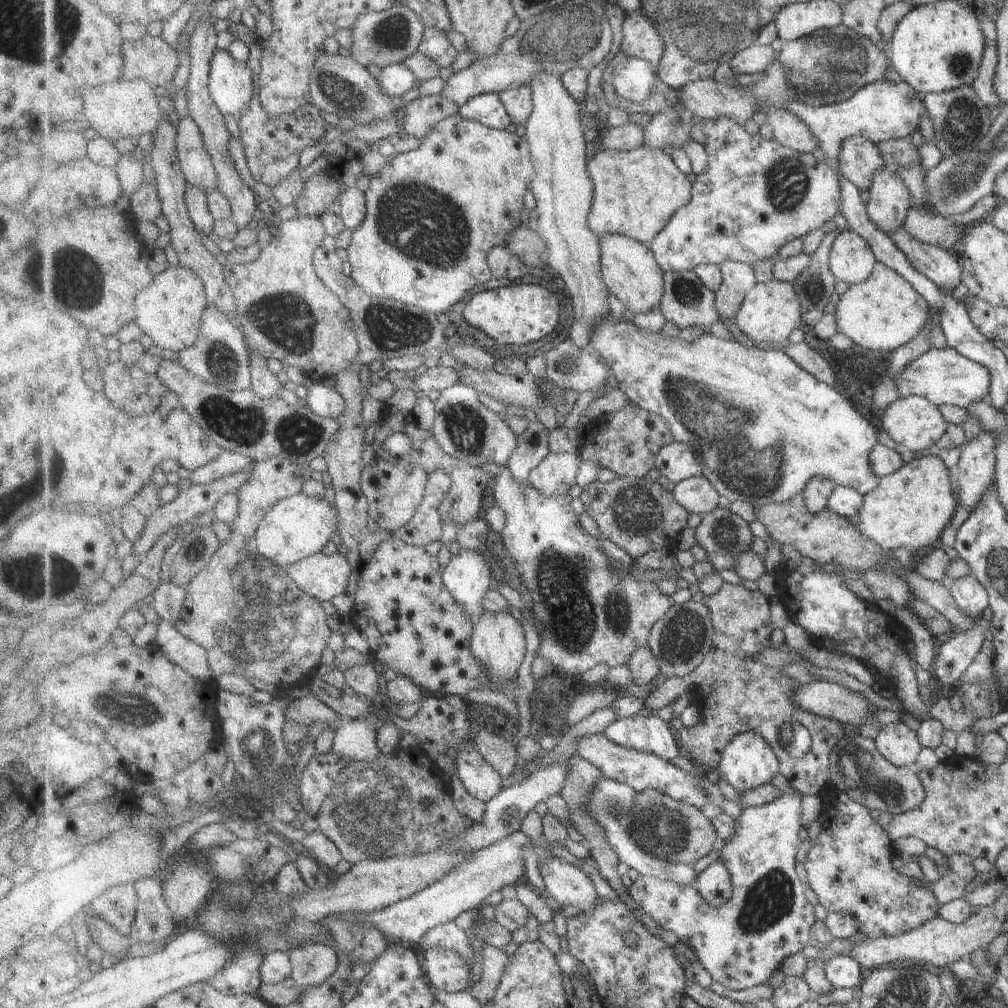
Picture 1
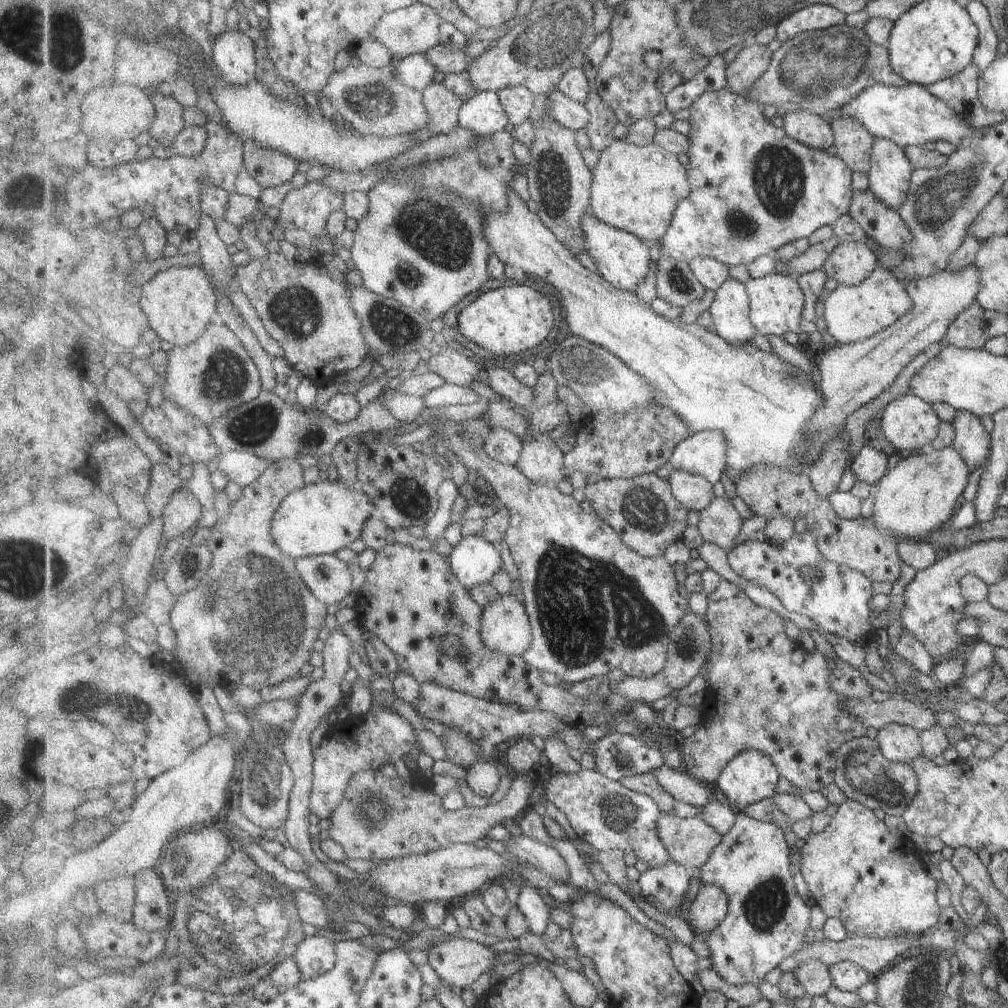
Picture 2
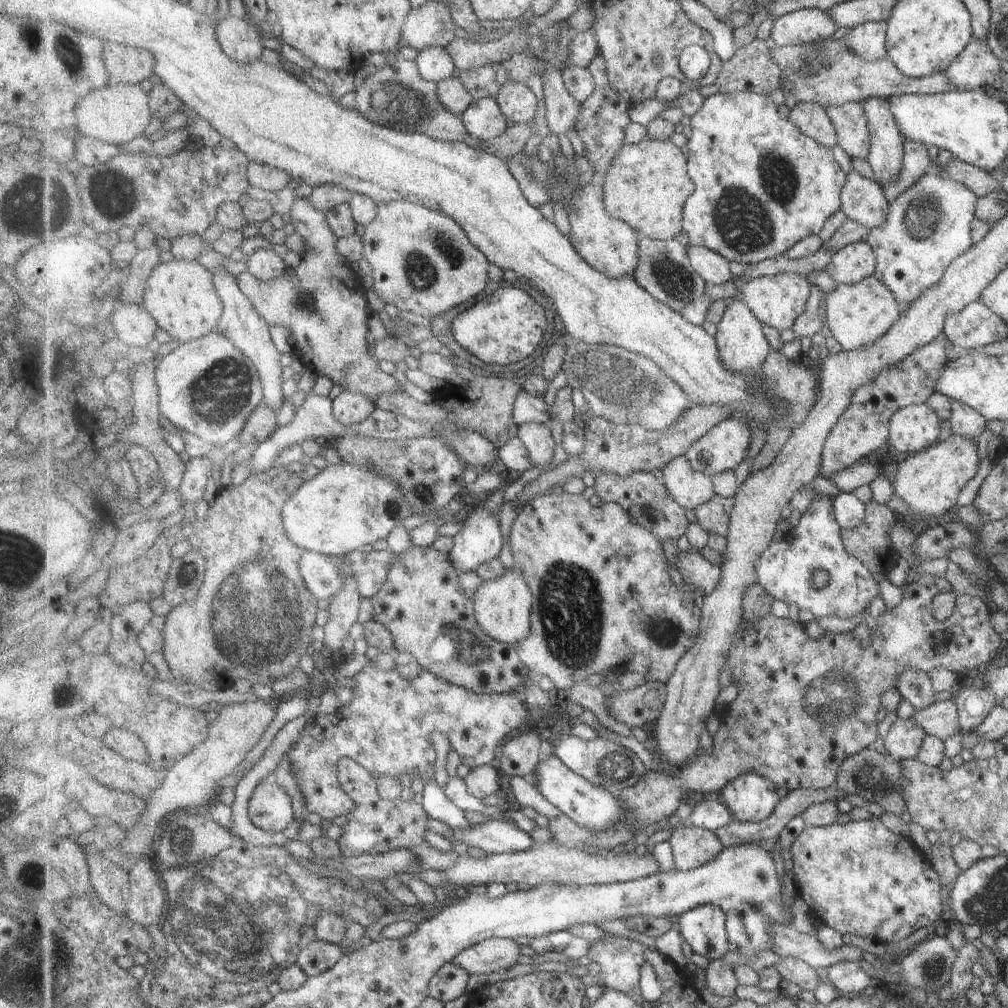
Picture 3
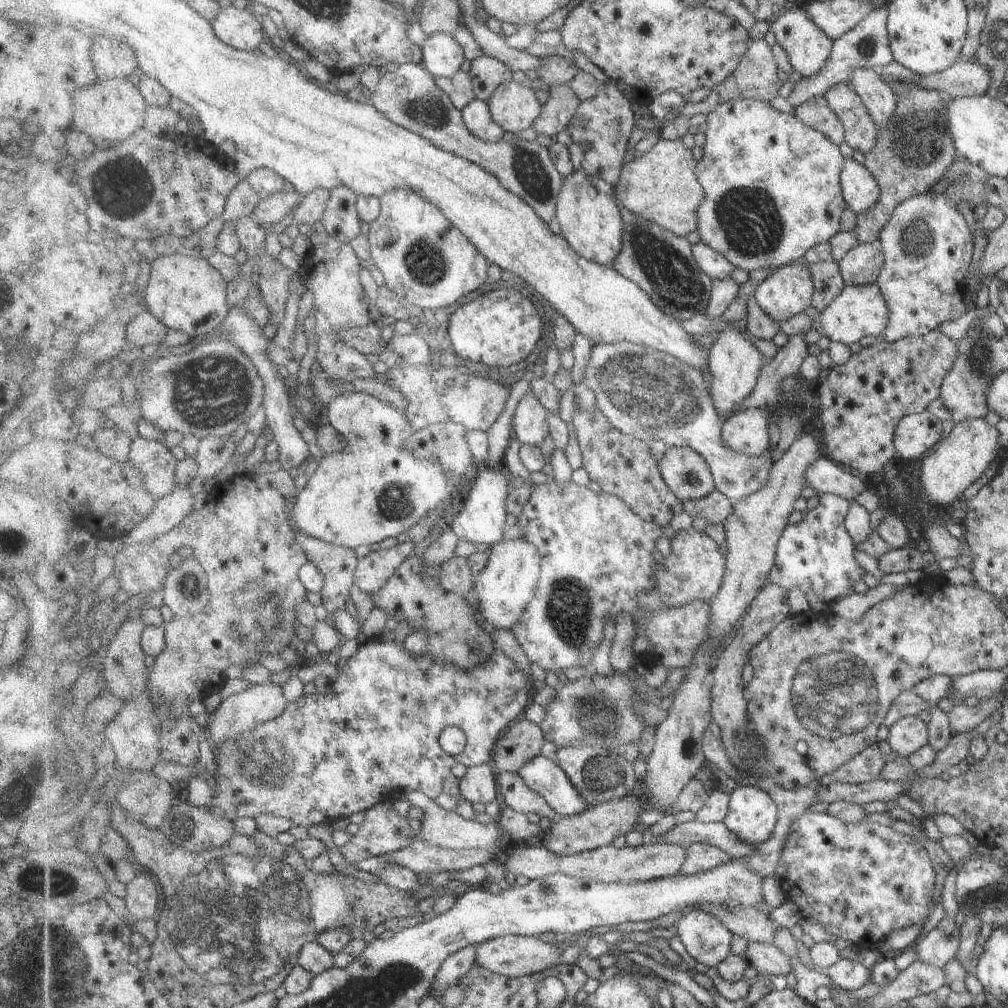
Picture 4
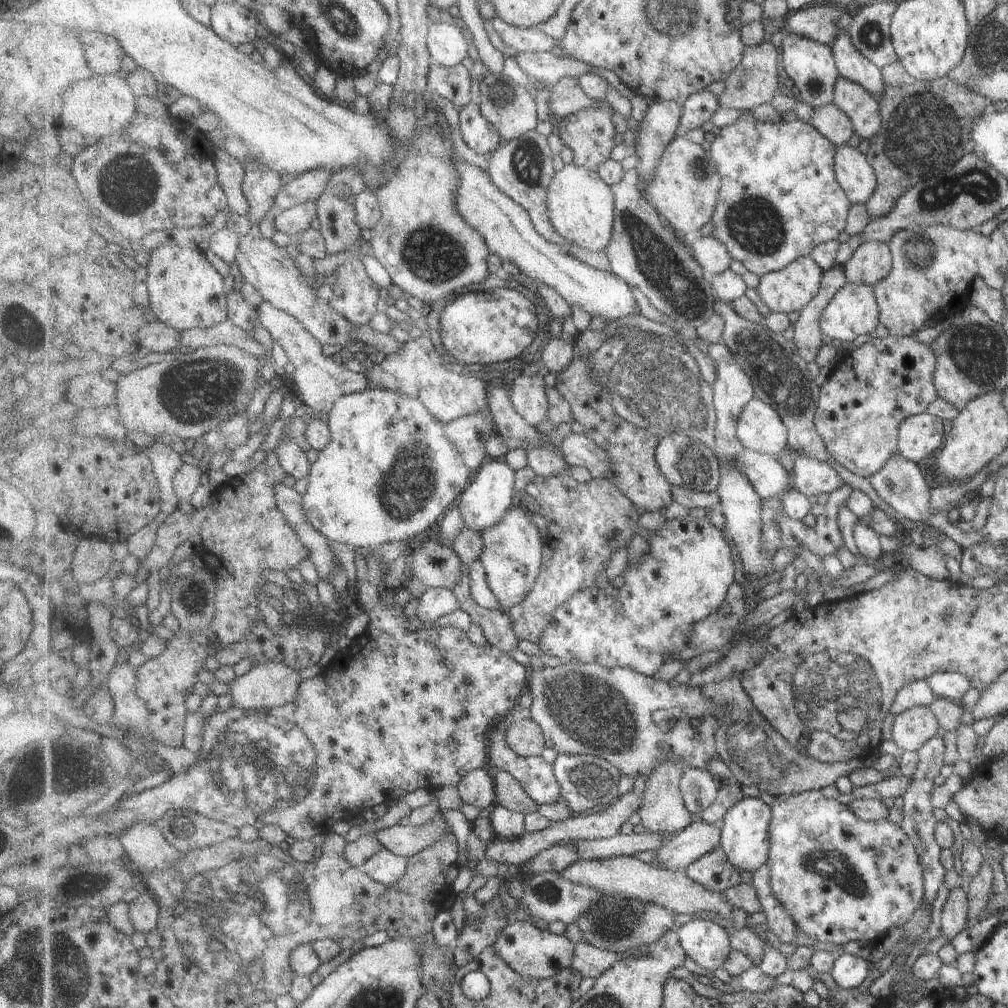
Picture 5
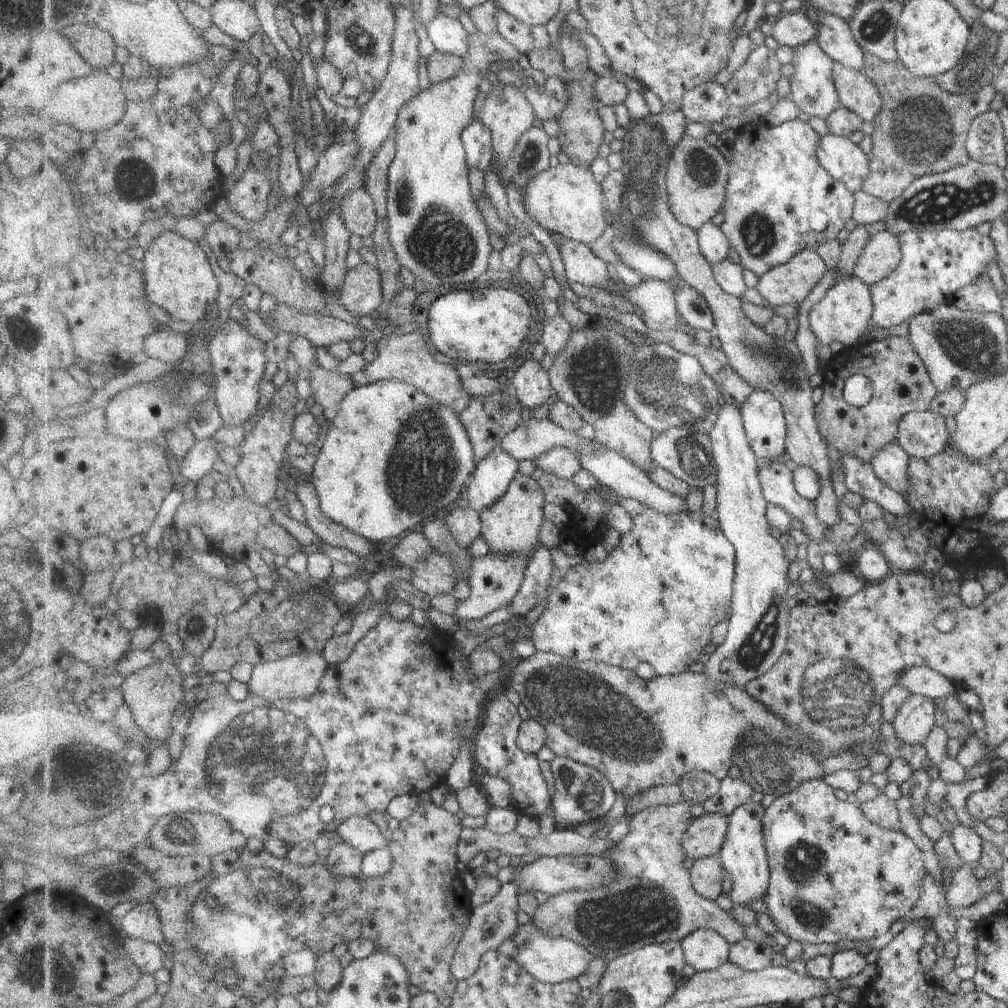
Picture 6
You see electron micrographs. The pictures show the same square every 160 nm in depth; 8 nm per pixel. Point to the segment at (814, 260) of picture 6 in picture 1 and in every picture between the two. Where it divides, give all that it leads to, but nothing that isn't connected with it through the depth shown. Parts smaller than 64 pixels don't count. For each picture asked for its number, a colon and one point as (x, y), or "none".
1: (770, 312)
2: (777, 301)
3: (777, 300)
4: (789, 290)
5: (793, 288)

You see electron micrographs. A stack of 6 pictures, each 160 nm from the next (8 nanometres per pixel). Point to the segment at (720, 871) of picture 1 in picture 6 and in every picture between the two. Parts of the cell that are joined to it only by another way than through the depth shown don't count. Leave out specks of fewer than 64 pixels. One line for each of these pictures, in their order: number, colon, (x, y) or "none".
2: (711, 905)
3: (705, 929)
4: (708, 941)
5: (707, 943)
6: (705, 950)

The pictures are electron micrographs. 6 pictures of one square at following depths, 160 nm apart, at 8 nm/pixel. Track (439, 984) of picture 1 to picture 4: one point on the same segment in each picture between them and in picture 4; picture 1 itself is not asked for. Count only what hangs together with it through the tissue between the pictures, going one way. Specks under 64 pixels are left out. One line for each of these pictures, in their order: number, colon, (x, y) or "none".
2: (459, 961)
3: (492, 955)
4: (517, 956)

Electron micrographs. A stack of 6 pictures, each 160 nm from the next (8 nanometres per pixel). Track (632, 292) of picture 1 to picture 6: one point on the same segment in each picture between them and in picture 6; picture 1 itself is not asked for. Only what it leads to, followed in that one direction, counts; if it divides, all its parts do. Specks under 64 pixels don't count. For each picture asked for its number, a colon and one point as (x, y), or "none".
2: (622, 258)
3: (611, 245)
4: (588, 211)
5: (583, 208)
6: (566, 199)

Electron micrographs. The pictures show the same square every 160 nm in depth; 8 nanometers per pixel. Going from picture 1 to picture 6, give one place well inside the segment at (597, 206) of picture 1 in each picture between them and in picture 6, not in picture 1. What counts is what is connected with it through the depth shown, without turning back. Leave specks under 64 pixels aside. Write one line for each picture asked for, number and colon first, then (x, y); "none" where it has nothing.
2: (637, 189)
3: (648, 186)
4: (662, 186)
5: (686, 189)
6: (697, 178)

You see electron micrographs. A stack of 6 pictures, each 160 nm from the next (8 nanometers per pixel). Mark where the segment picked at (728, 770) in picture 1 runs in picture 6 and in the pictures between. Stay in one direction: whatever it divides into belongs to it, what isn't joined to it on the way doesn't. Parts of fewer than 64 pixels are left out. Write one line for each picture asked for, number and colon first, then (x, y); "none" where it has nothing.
2: (752, 776)
3: (751, 798)
4: (752, 817)
5: (745, 834)
6: (744, 855)

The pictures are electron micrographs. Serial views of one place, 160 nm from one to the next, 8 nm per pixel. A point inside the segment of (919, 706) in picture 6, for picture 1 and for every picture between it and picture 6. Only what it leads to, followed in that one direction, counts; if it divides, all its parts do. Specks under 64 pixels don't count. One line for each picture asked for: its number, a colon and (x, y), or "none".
1: (896, 742)
2: (899, 743)
3: (902, 741)
4: (907, 734)
5: (913, 727)

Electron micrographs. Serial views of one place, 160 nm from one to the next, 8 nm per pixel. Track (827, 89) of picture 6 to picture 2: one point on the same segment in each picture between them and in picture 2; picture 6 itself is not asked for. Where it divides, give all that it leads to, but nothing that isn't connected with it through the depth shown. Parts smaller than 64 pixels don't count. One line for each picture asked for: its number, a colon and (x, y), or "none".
2: (817, 17)
3: (806, 26)
4: (809, 49)
5: (809, 65)

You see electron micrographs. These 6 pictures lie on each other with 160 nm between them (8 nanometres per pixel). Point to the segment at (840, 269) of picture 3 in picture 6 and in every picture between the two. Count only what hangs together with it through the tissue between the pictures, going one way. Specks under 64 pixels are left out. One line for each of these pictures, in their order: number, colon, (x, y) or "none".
4: (861, 265)
5: (871, 262)
6: (881, 254)

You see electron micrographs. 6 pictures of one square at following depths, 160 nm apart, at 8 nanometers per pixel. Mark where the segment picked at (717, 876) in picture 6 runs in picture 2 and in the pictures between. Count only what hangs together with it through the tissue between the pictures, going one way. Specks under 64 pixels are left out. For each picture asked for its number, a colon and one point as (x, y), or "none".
2: (690, 842)
3: (693, 847)
4: (700, 857)
5: (714, 871)

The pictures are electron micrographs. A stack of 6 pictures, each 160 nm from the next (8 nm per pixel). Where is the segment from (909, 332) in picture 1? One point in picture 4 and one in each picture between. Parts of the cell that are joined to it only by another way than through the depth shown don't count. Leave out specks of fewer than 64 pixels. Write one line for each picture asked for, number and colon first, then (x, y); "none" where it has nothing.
2: (851, 313)
3: (857, 314)
4: (857, 311)

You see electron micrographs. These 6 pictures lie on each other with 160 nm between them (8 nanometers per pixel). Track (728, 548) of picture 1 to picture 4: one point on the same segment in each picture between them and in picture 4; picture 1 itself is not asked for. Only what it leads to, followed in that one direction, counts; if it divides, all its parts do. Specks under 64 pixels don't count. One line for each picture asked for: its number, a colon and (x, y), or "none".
2: (720, 523)
3: (714, 516)
4: (716, 508)

